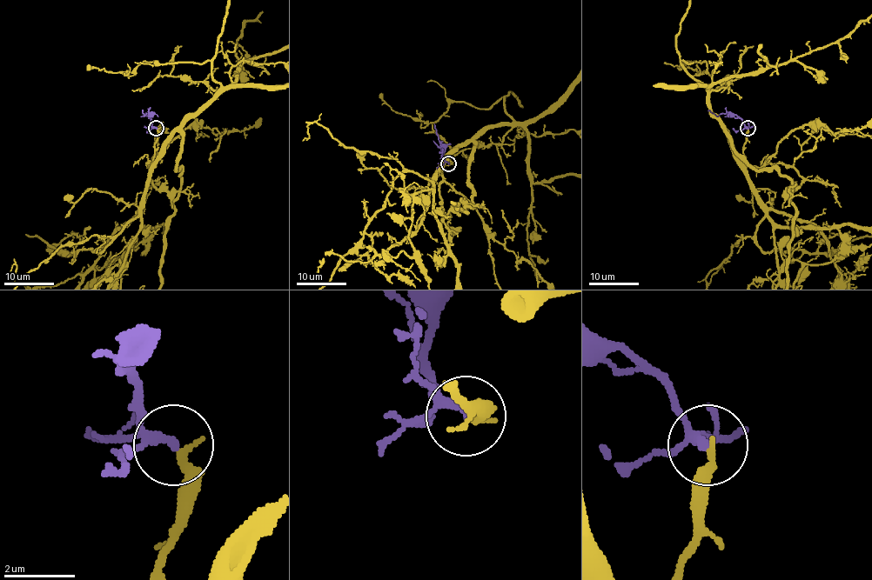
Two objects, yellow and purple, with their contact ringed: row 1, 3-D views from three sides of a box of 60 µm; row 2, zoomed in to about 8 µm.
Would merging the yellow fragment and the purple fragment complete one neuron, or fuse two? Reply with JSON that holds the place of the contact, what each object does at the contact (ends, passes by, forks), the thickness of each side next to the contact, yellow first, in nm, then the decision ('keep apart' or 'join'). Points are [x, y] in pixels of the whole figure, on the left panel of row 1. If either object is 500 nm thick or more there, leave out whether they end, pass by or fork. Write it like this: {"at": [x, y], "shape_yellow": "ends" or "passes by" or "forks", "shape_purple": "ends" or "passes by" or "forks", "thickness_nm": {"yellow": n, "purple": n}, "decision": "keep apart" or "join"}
{"at": [156, 128], "shape_yellow": "ends", "shape_purple": "forks", "thickness_nm": {"yellow": 280, "purple": 170}, "decision": "join"}

